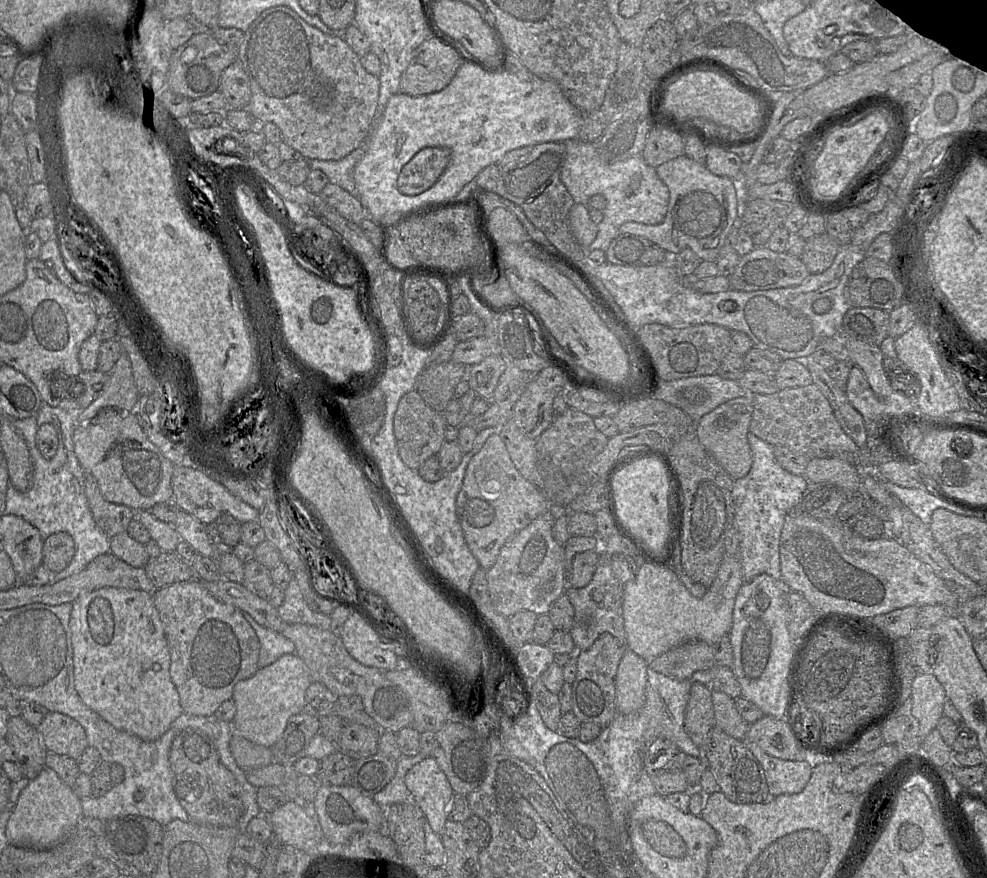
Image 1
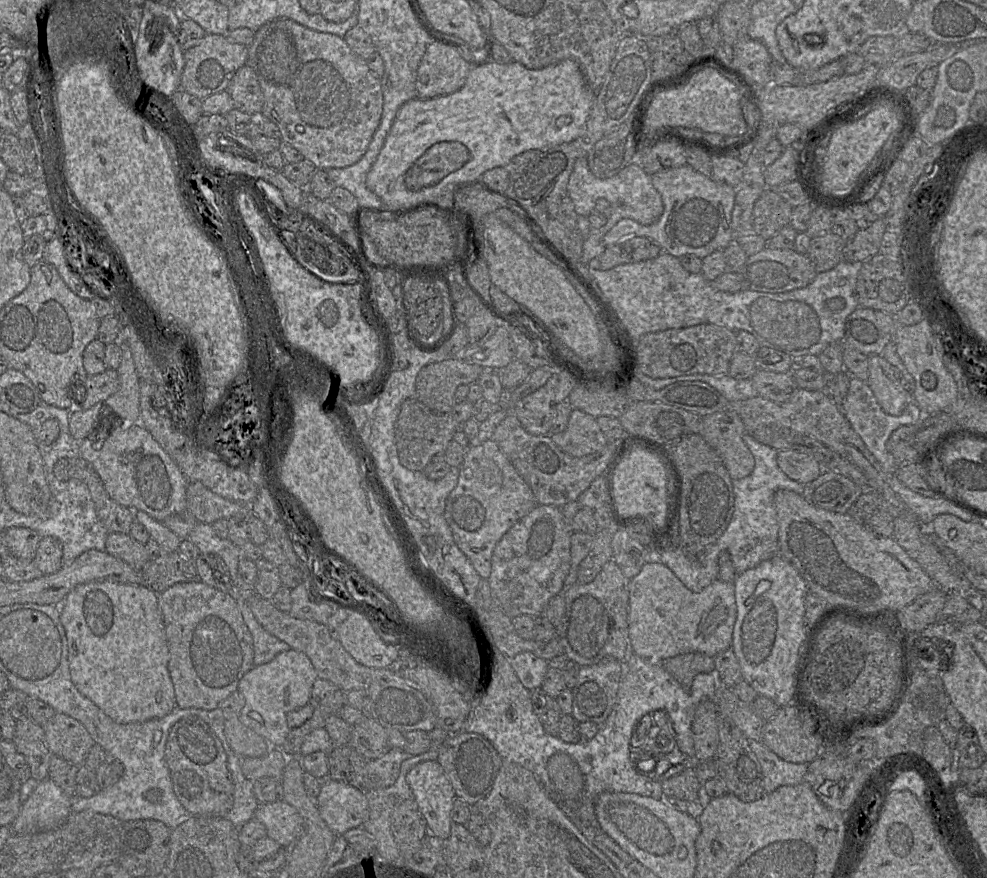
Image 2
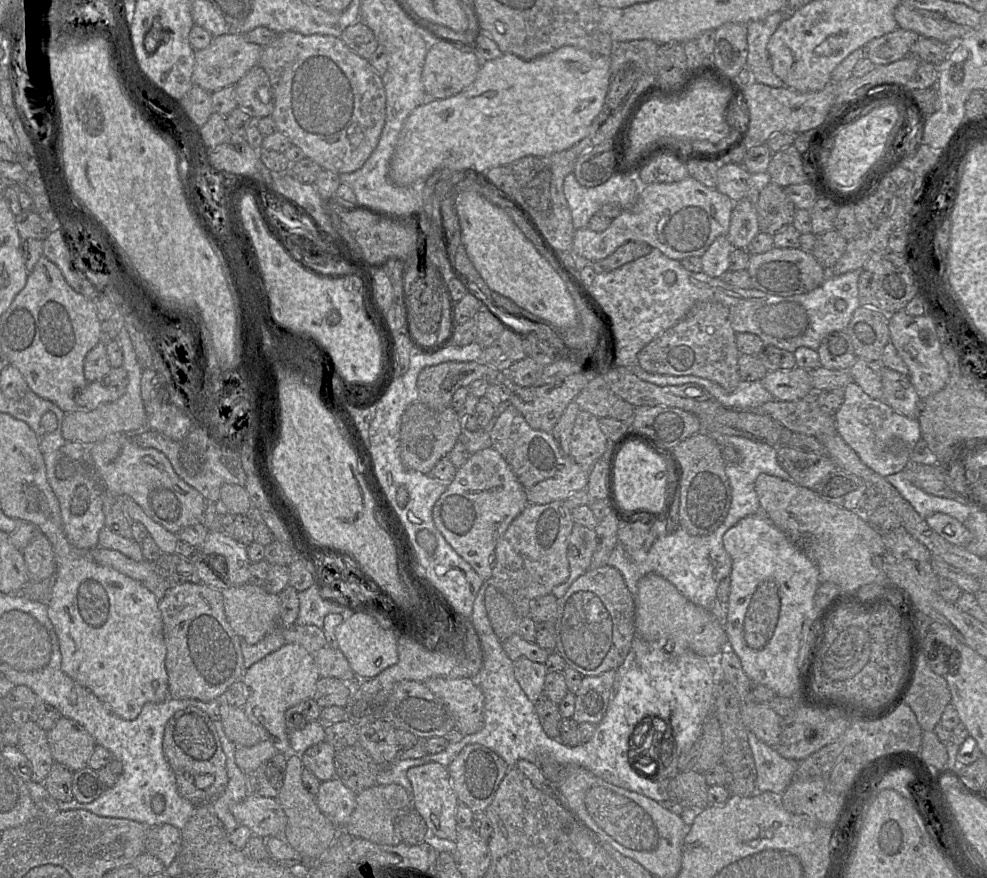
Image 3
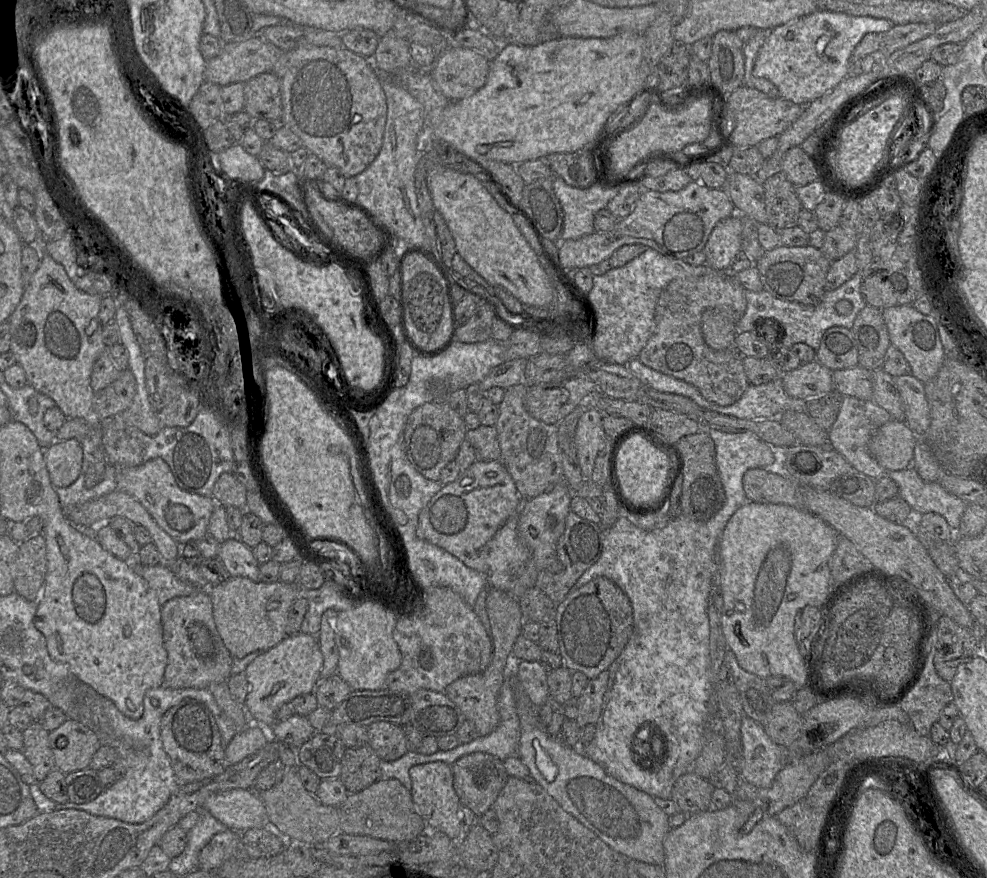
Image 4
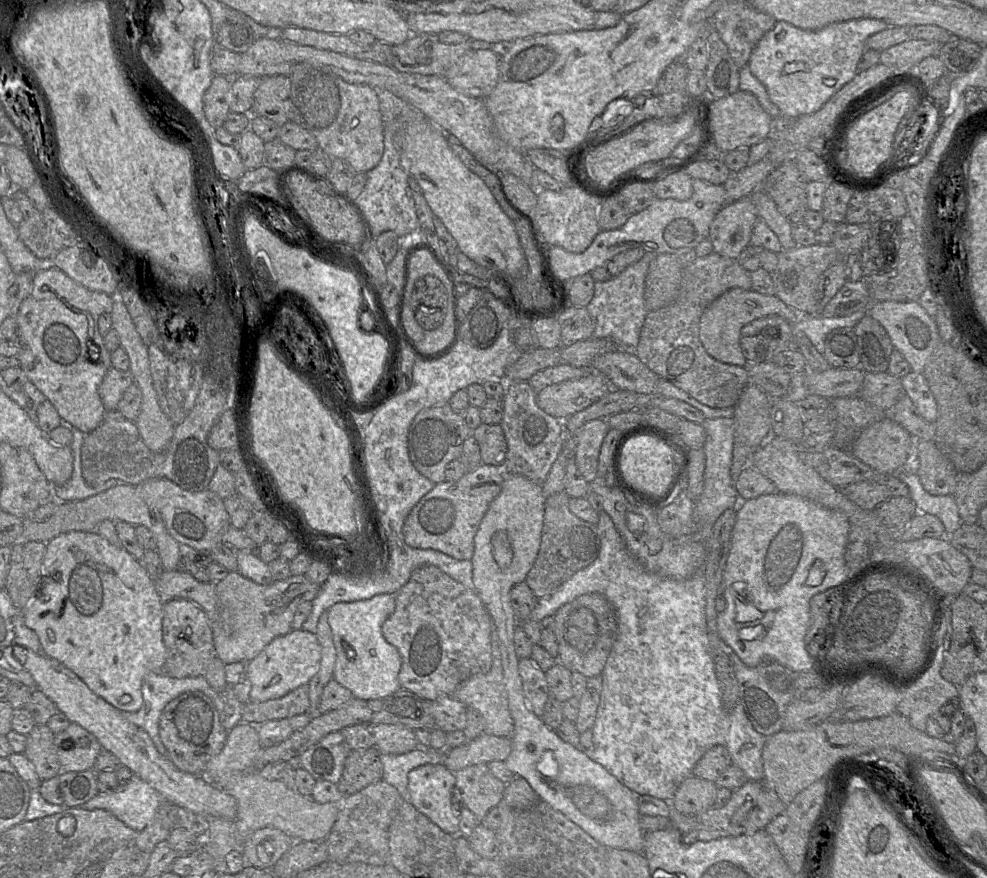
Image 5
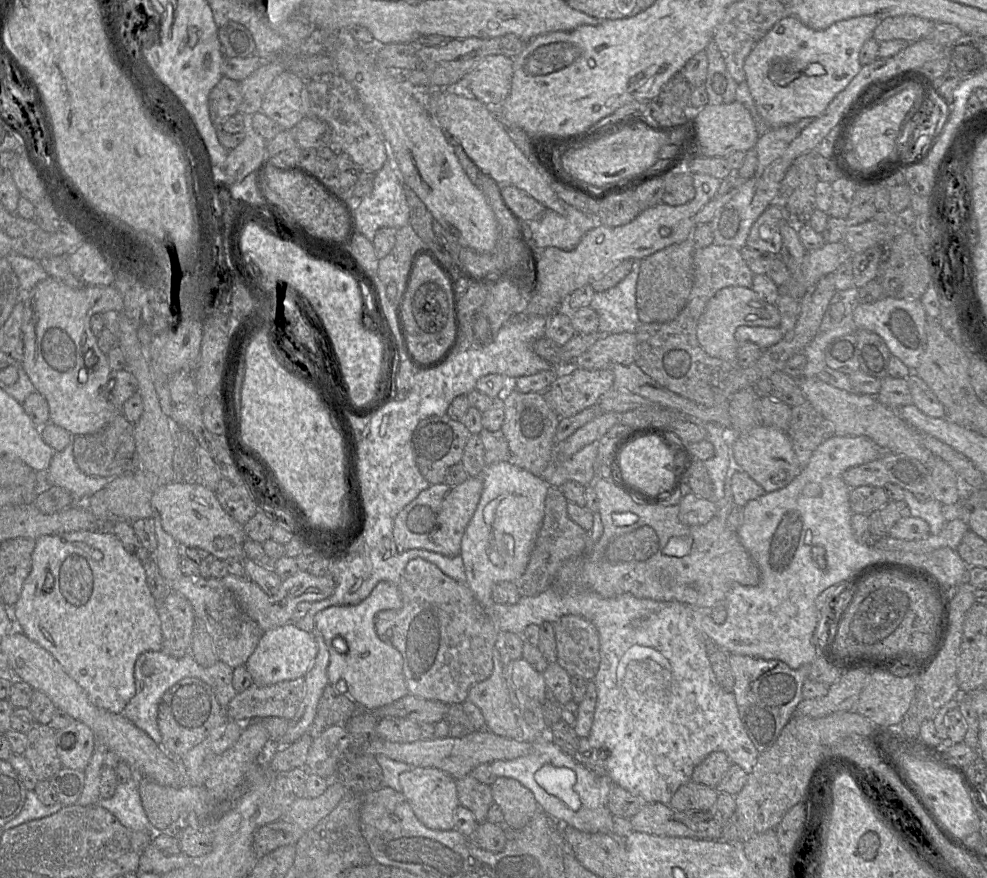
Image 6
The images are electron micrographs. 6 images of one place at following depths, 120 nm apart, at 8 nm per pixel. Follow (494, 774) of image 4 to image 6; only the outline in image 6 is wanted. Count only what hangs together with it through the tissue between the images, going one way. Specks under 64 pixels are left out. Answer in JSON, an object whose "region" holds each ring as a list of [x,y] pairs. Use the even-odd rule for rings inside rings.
{"region":[[[470,774],[456,779],[456,783],[460,805],[473,813],[478,824],[485,822],[488,810],[494,803],[491,786],[479,782]]]}

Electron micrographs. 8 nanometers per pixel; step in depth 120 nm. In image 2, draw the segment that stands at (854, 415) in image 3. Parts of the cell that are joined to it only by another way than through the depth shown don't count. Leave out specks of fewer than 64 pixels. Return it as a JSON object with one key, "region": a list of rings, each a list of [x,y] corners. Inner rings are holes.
{"region":[[[850,377],[849,388],[841,405],[842,412],[854,431],[860,436],[868,450],[874,455],[886,475],[894,475],[897,470],[896,462],[887,450],[887,440],[891,433],[902,425],[914,424],[923,417],[921,408],[915,401],[909,399],[900,415],[887,414],[878,403],[867,381]]]}

